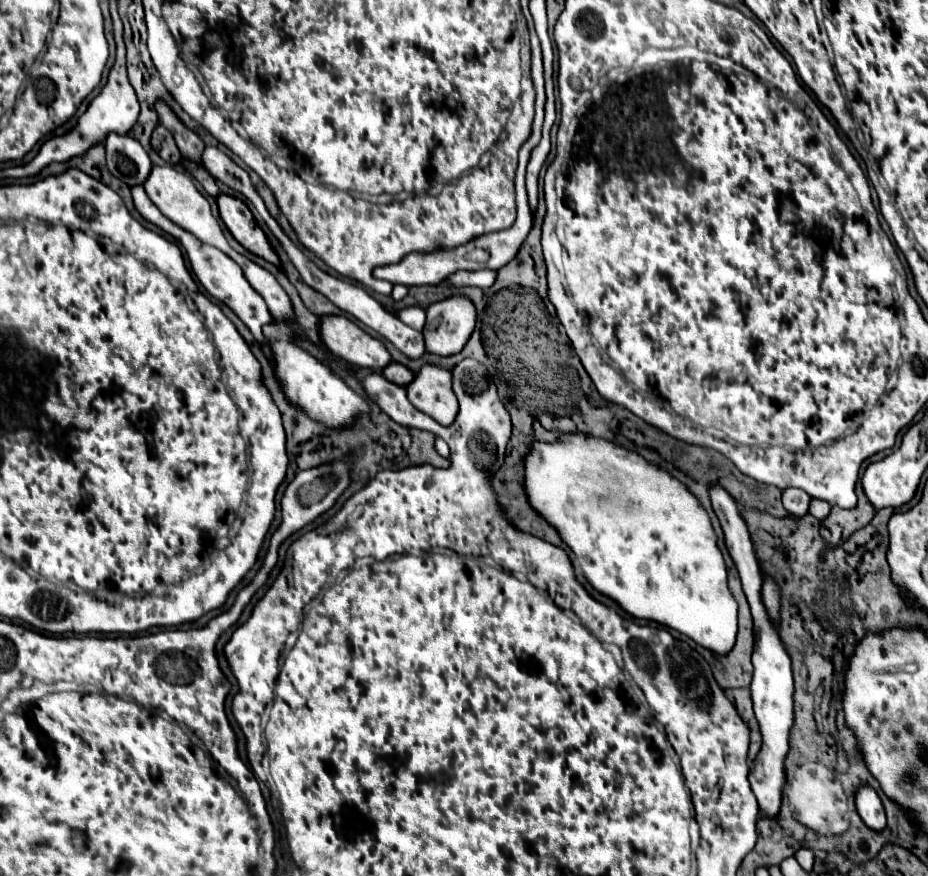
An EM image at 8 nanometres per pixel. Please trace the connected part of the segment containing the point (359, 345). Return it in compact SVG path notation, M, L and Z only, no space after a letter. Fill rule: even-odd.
M322 315L320 339L334 357L350 365L382 371L390 363L390 353L384 343L364 333L344 315Z

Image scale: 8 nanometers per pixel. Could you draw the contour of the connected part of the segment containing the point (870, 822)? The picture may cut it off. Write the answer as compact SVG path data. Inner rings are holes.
M862 785L856 791L856 809L858 809L858 815L862 817L862 821L870 829L882 831L886 827L886 815L884 815L882 801L880 801L876 789L872 789L870 785Z

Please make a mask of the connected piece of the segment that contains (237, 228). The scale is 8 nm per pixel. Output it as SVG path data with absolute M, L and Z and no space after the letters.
M218 195L216 203L220 209L220 217L222 217L224 225L228 227L228 231L232 233L232 237L250 253L274 263L276 267L280 267L278 255L272 251L264 231L256 225L254 215L246 207L246 203L242 203L240 199L230 197L230 195Z

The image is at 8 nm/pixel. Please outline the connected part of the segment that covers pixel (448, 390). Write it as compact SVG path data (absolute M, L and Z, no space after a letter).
M424 365L414 381L406 387L408 401L440 425L450 425L458 413L458 401L452 393L450 371Z

